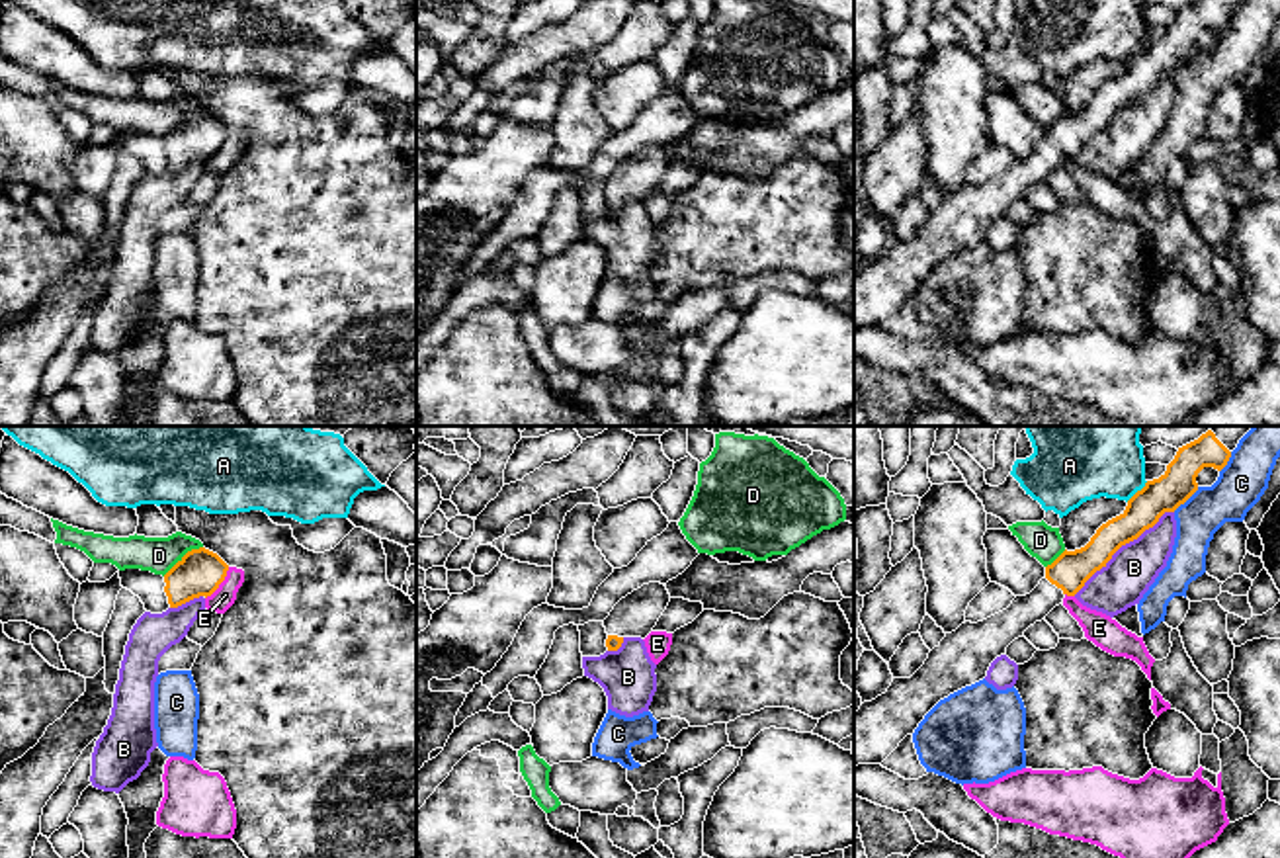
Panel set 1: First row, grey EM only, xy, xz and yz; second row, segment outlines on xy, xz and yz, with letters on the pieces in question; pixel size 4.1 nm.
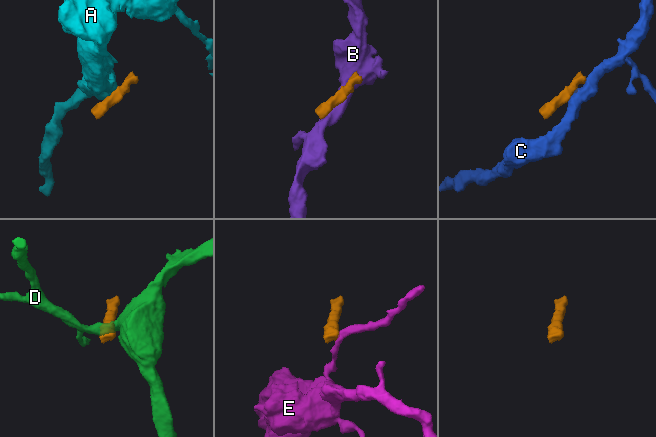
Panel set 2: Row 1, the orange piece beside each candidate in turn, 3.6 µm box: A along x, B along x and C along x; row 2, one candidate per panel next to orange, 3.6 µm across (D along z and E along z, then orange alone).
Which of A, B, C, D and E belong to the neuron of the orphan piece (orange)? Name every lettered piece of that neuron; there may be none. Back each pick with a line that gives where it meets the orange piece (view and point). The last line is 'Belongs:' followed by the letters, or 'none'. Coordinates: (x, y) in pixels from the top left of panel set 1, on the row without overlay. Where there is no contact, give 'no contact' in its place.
Belongs: none

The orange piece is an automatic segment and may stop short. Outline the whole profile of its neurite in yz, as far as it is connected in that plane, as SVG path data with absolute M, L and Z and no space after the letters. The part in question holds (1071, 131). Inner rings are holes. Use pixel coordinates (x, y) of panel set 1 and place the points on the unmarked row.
M1198 0L1178 10L1167 33L1153 43L1147 43L1130 63L1126 72L1102 86L1090 104L1075 113L1063 113L1051 127L1045 129L1045 139L1026 158L1016 158L1012 166L977 186L965 184L956 193L946 195L938 209L928 215L924 227L911 240L893 240L885 256L872 264L864 264L854 276L854 328L881 326L907 299L913 297L924 278L950 256L971 248L987 238L991 225L1006 215L1006 209L1024 197L1024 193L1059 166L1065 158L1075 158L1085 145L1126 106L1137 102L1145 92L1153 90L1165 74L1174 74L1196 53L1196 39L1204 29L1221 33L1231 14L1241 0Z

